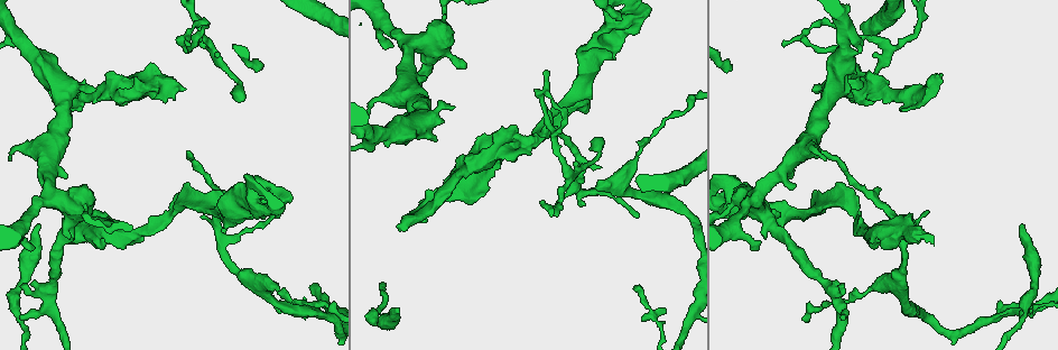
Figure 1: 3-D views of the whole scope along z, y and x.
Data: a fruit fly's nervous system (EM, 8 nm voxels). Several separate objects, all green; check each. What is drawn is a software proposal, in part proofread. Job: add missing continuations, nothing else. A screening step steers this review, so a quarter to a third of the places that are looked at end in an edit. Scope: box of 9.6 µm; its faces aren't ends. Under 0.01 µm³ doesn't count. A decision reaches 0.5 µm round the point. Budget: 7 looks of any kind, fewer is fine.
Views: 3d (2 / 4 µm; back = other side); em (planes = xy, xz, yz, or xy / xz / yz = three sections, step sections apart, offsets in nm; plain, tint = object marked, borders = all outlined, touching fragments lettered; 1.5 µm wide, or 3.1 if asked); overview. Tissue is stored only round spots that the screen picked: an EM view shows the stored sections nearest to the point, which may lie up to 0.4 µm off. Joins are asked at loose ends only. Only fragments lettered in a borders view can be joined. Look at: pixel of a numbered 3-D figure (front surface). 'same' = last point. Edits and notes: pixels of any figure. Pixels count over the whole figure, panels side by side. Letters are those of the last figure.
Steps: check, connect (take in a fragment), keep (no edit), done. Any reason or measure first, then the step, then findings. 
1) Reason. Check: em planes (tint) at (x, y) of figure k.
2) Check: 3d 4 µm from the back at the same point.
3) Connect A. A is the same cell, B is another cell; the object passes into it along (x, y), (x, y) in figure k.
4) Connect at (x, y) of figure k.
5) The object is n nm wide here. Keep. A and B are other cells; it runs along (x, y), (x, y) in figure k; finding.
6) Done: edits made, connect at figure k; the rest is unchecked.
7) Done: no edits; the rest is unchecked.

Check: 3d 4 µm at (619, 20) of figure 1.

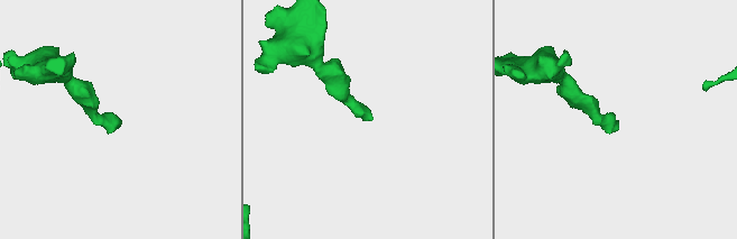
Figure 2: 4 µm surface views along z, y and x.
Need the tissue. Check: em planes (borders) at (115, 123) of figure 2.

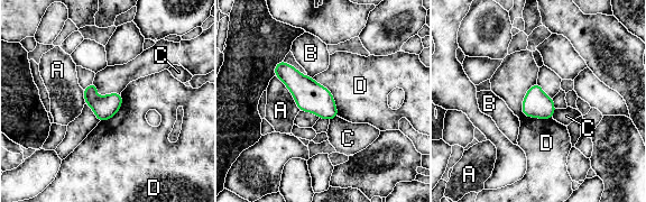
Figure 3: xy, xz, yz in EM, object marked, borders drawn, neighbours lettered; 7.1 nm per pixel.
Keep. A, B, C and D are other cells; a border runs along (536, 82), (523, 113), (552, 118) in figure 3; none of them fits.

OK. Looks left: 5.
An open end. Check: em xy step 8 (borders) at (548, 111) of figure 1.

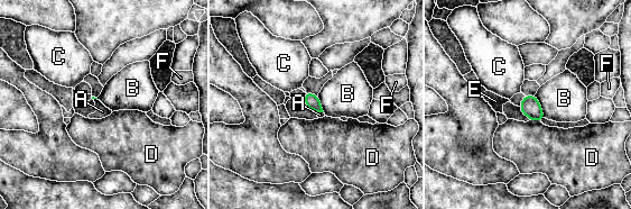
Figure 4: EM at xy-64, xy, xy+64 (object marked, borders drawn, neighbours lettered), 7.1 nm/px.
Keep. A, B, C, D, E and F are other cells; a border runs along (534, 96), (545, 117) in figure 4; none of them fits.

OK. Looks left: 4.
Check: em xy step 4 (borders) at (1024, 224) of figure 1.

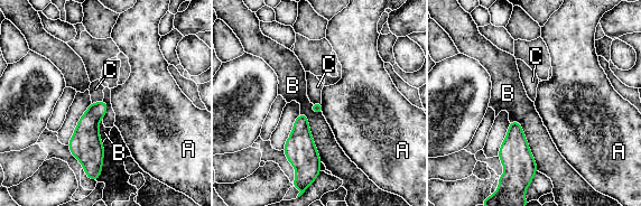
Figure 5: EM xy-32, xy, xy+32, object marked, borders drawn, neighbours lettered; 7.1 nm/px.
Check: em planes (borders) at the same point.

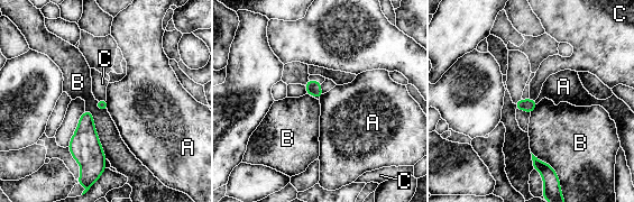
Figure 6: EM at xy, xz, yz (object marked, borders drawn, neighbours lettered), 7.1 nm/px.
Keep. A, B and C are other cells; a border runs along (106, 99), (98, 101) in figure 6; none of them fits.

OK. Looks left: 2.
Done: no edits; the rest is unchecked.

